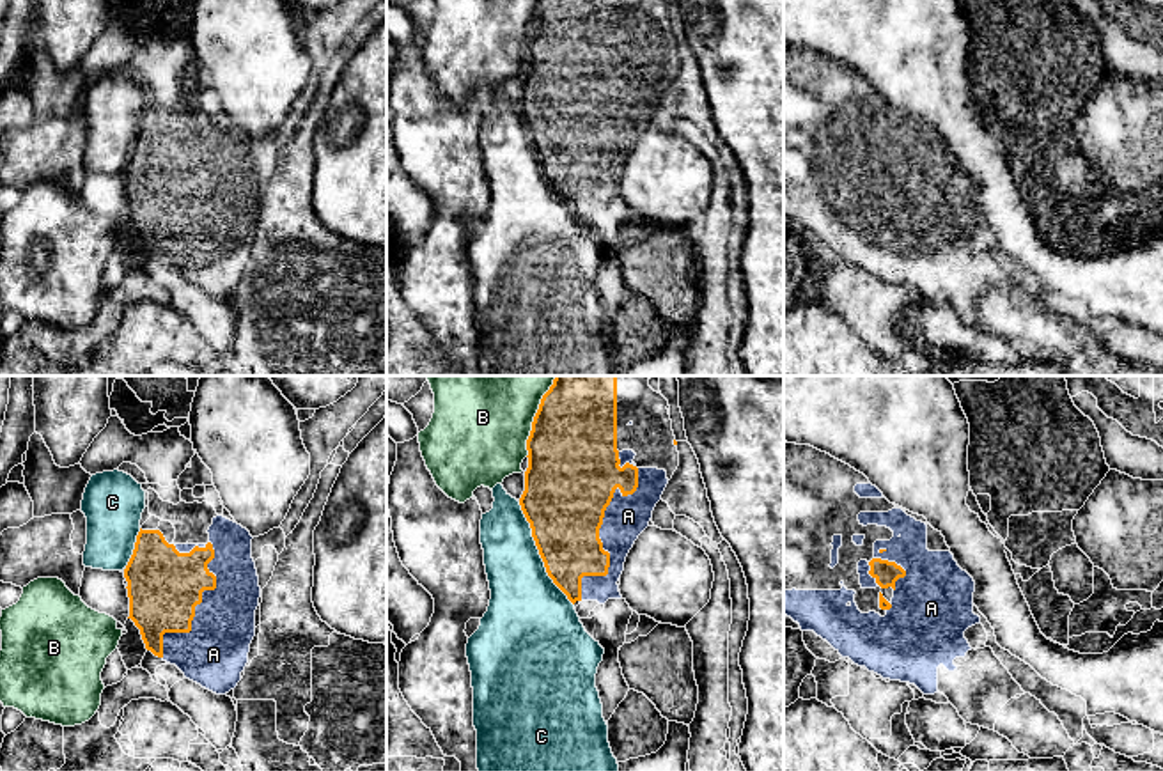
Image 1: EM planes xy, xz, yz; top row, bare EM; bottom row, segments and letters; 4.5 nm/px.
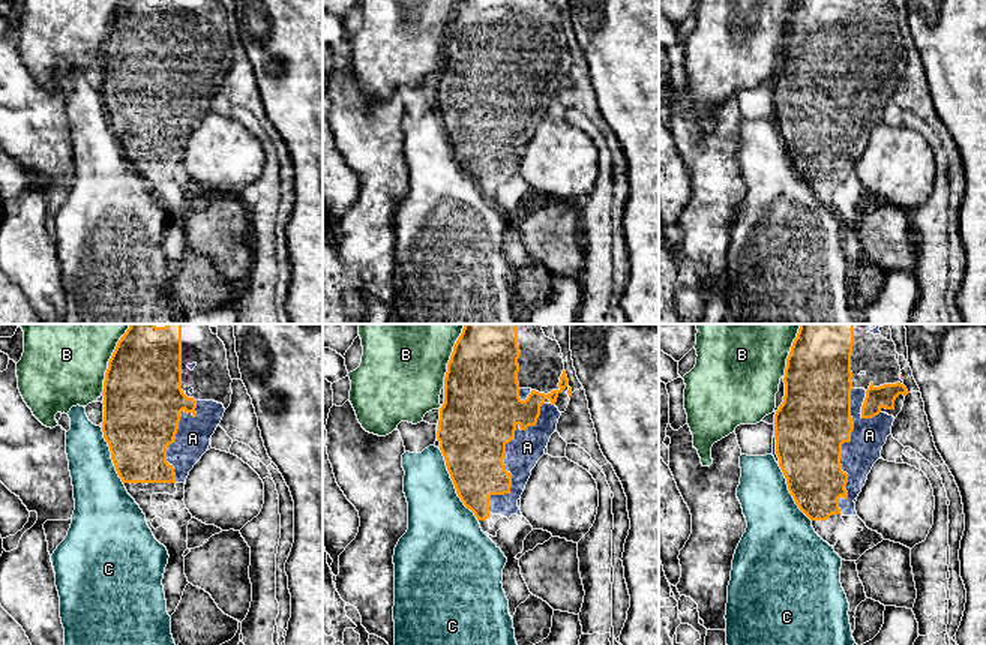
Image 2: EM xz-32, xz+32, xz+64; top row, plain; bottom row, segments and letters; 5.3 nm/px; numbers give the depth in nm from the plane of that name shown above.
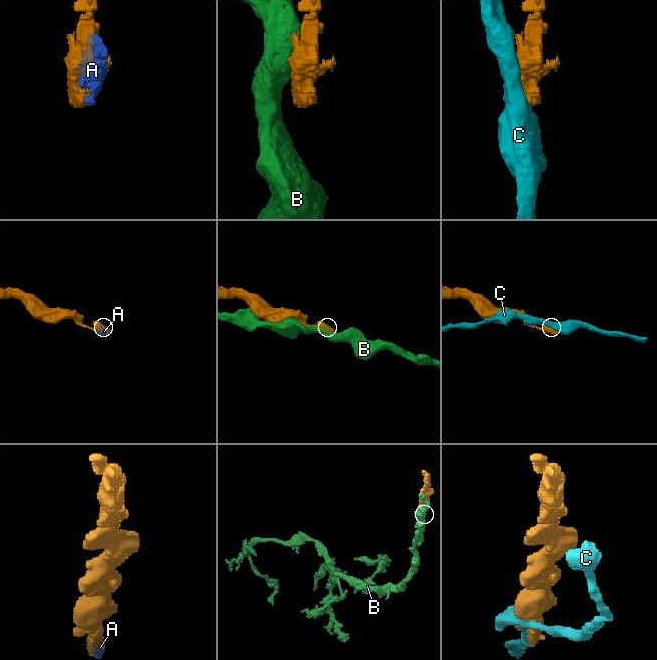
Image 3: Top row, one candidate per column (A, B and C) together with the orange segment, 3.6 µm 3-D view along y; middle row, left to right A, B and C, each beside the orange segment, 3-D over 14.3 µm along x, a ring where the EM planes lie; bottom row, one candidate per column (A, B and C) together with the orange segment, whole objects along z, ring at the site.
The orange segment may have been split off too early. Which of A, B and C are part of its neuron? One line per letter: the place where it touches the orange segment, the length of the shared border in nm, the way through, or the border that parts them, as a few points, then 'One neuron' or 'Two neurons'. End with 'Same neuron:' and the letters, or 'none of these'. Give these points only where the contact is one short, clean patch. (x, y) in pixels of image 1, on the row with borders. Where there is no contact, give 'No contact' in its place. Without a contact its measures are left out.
A: Touches orange at xz (601, 521). Shared border 700 nm. One neuron
B: Touches orange at xz (534, 417). Shared border 400 nm. Two neurons
C: Touches orange at xz (539, 553). Shared border 550 nm. Two neurons
Same neuron: A

